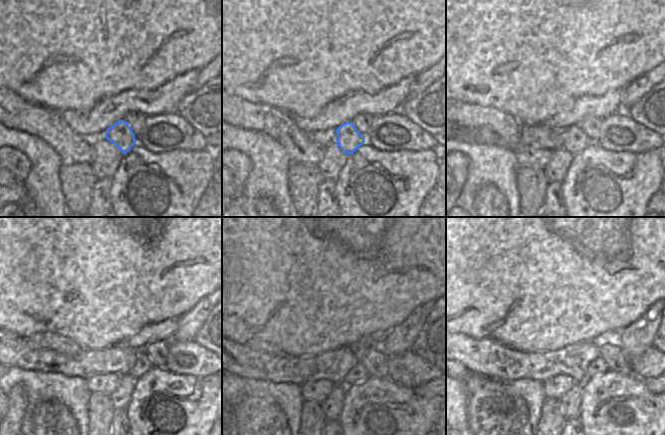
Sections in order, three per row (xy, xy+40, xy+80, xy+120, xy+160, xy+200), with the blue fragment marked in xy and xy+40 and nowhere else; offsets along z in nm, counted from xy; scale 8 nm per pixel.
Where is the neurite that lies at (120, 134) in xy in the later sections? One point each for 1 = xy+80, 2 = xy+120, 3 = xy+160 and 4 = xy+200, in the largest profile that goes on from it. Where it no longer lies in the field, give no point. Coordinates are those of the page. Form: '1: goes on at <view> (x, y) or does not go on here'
1: goes on at xy+80 (575, 141)
2: goes on at xy+120 (141, 364)
3: goes on at xy+160 (370, 365)
4: goes on at xy+200 (598, 366)

